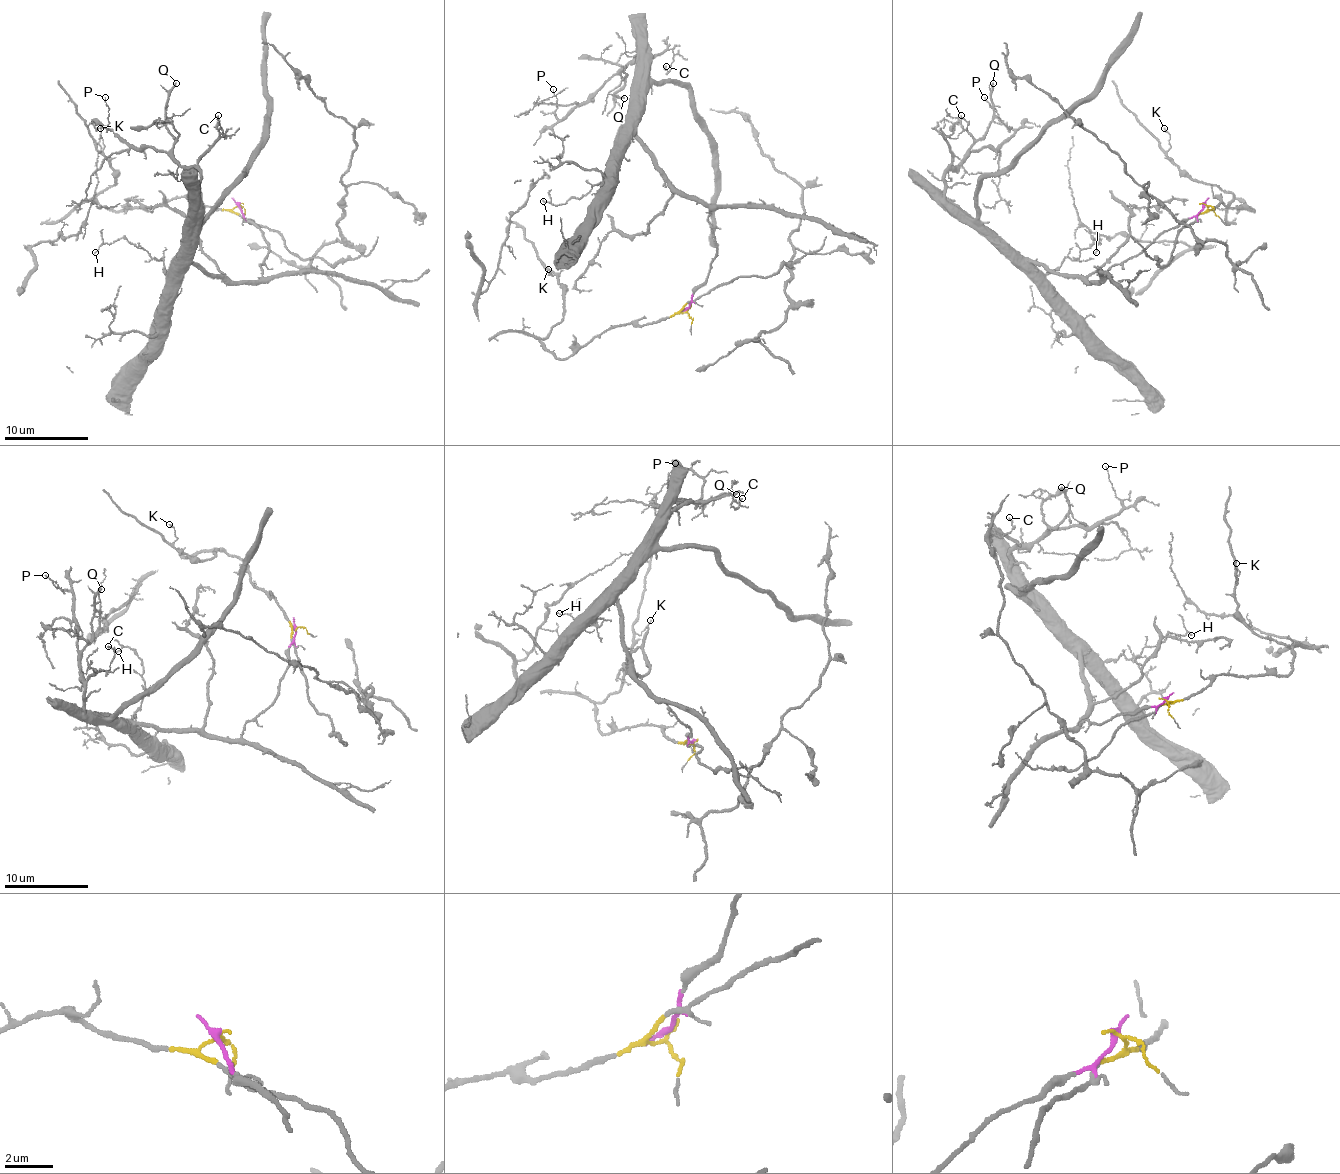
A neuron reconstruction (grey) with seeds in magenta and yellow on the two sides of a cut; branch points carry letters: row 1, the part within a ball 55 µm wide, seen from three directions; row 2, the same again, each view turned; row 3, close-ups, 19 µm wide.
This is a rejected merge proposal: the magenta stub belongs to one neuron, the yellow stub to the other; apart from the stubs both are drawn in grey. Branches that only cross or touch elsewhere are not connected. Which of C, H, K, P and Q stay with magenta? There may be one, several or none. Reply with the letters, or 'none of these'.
C, H, P, Q

